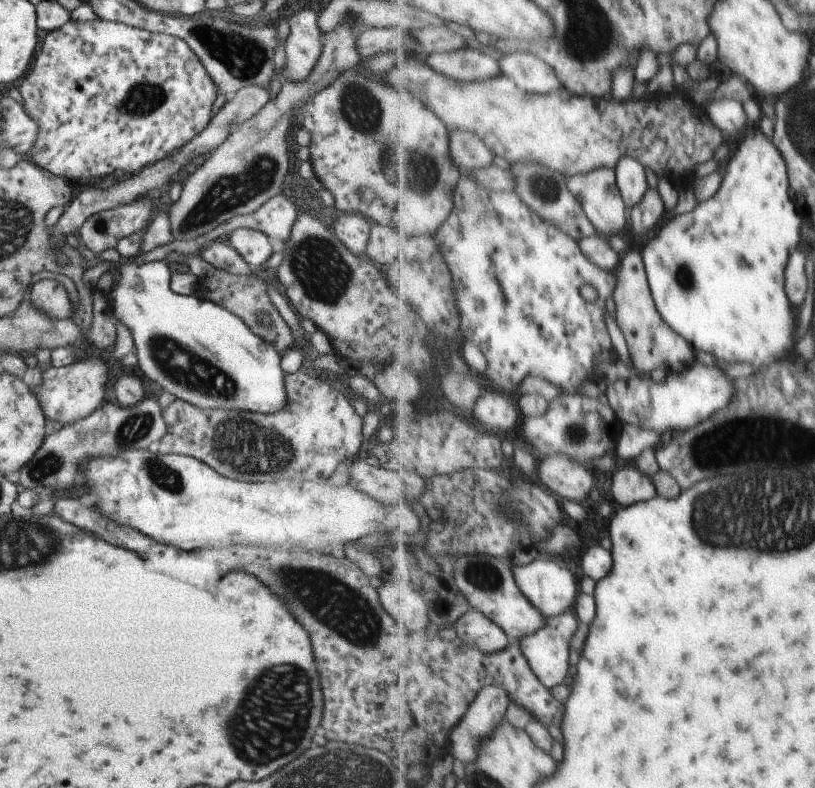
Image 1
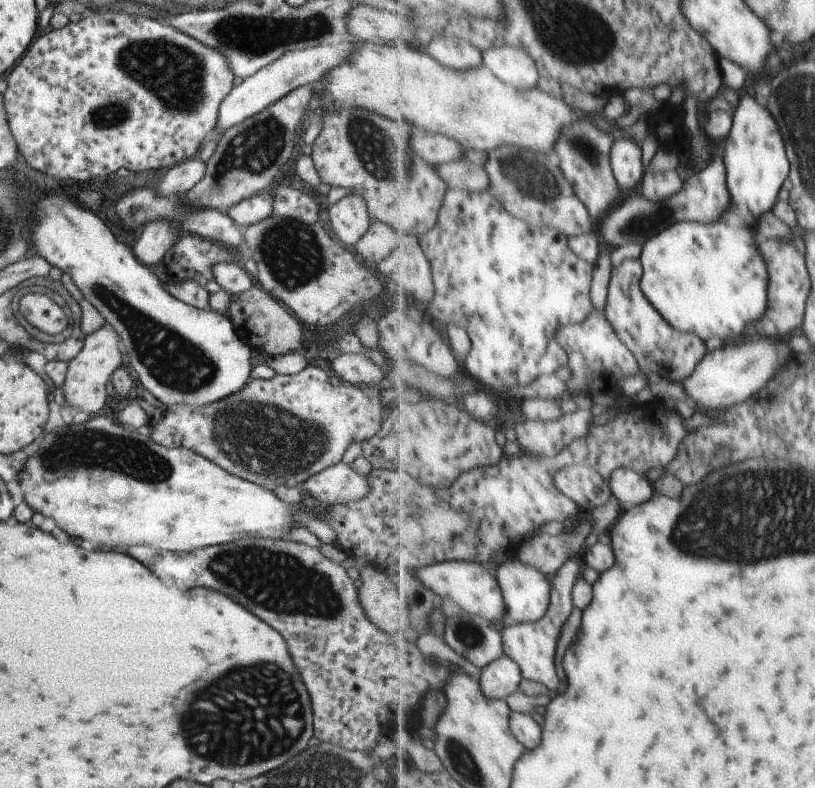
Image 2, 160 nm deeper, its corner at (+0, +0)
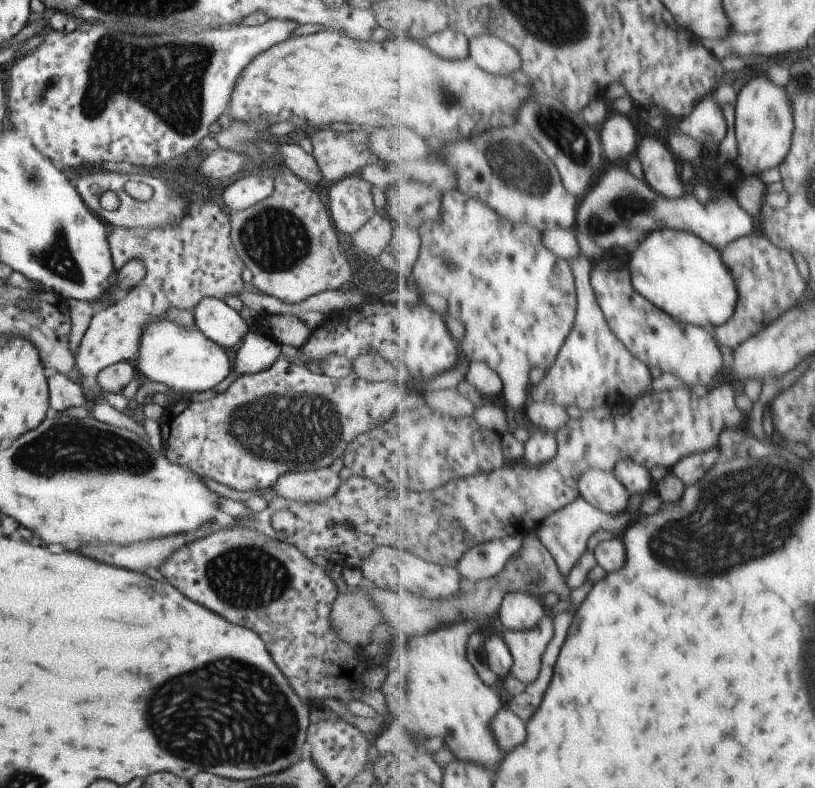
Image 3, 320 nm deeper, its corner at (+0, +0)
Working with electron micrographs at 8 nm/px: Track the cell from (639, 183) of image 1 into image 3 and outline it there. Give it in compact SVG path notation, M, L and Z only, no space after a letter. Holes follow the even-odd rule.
M611 110L607 113L605 124L602 126L603 132L600 132L603 138L603 148L605 148L605 156L611 162L621 162L631 156L637 148L637 132L633 122L623 116L623 114L613 114Z

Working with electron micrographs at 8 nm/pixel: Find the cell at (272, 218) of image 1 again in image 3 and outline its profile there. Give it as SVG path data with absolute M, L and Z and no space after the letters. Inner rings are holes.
M248 172L237 178L235 182L231 182L229 186L222 188L221 200L225 206L224 210L231 214L231 212L241 212L257 204L271 195L271 192L271 178L257 172Z

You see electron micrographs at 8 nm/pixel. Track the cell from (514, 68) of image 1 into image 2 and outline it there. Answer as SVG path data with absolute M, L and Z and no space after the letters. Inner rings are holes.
M494 46L483 51L484 64L491 72L515 89L532 89L540 72L535 59L521 46Z

